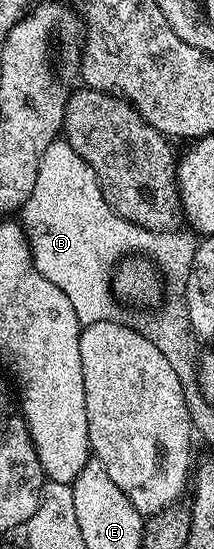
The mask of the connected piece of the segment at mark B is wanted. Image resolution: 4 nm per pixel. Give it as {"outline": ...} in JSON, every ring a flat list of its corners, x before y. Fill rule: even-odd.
{"outline":[[57,138,42,150,38,182,34,182,34,191,26,198,18,220,24,225,38,274,50,278,70,298,70,306,74,306,82,326,117,315,110,277,121,260,139,254,159,269,163,279,165,276,183,282,190,274,198,243,191,231,152,232,120,217,106,204,94,170,64,138]]}

